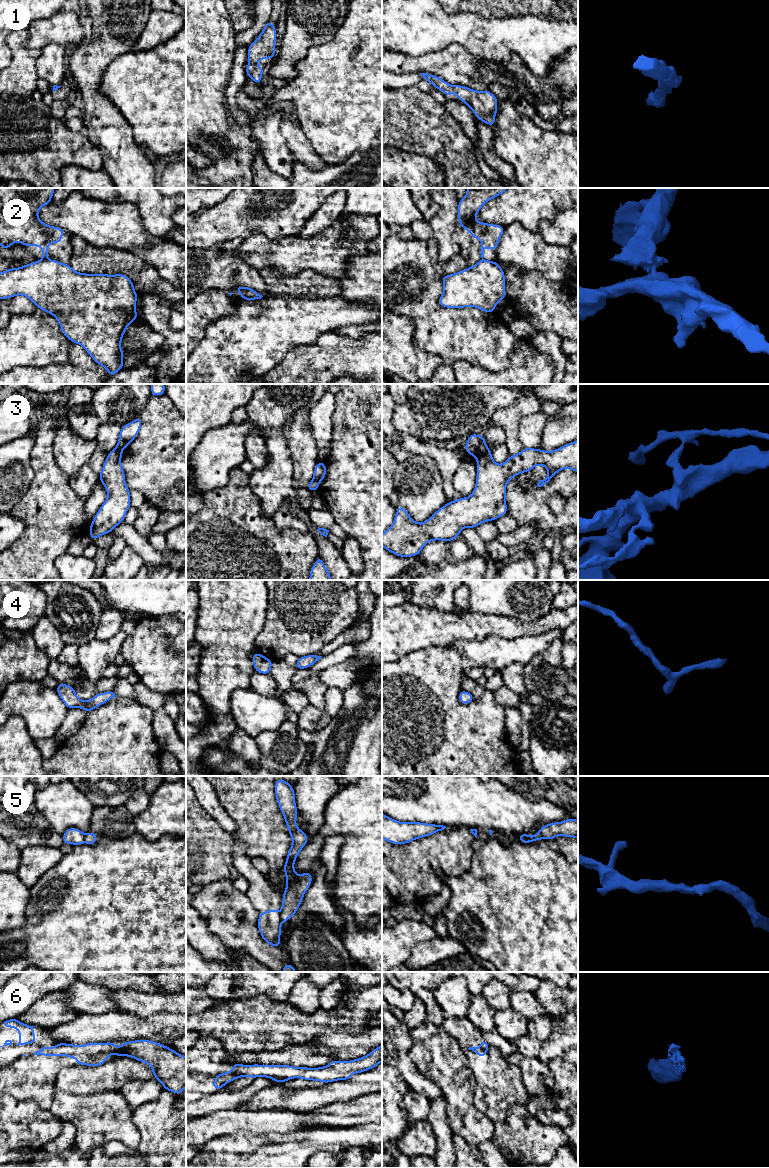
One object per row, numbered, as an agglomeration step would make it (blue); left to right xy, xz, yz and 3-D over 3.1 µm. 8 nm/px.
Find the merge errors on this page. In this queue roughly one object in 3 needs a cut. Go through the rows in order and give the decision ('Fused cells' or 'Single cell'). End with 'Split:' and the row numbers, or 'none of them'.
1: Single cell
2: Fused cells
3: Fused cells
4: Single cell
5: Fused cells
6: Fused cells
Split: 2, 3, 5, 6

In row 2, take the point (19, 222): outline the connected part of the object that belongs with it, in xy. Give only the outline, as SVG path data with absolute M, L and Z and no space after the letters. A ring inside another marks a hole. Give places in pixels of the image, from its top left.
M0 188L0 244L7 250L15 242L23 246L38 246L42 249L42 259L48 257L51 242L61 243L65 230L46 225L38 217L41 207L51 202L55 188Z

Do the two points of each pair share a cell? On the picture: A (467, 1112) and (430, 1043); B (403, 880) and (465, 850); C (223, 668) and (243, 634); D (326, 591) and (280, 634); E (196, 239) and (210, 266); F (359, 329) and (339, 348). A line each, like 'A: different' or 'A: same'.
A: same
B: same
C: same
D: same
E: different
F: different

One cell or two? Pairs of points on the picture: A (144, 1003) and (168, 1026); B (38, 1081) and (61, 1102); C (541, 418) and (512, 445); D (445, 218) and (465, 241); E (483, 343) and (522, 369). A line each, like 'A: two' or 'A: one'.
A: two
B: two
C: two
D: two
E: two

